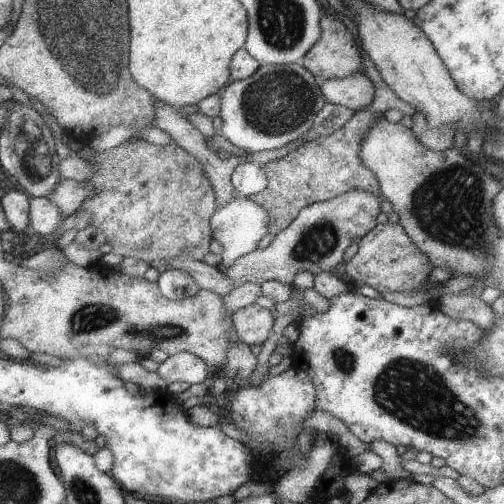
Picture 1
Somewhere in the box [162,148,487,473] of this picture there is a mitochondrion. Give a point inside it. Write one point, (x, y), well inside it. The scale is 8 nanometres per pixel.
(409, 390)

